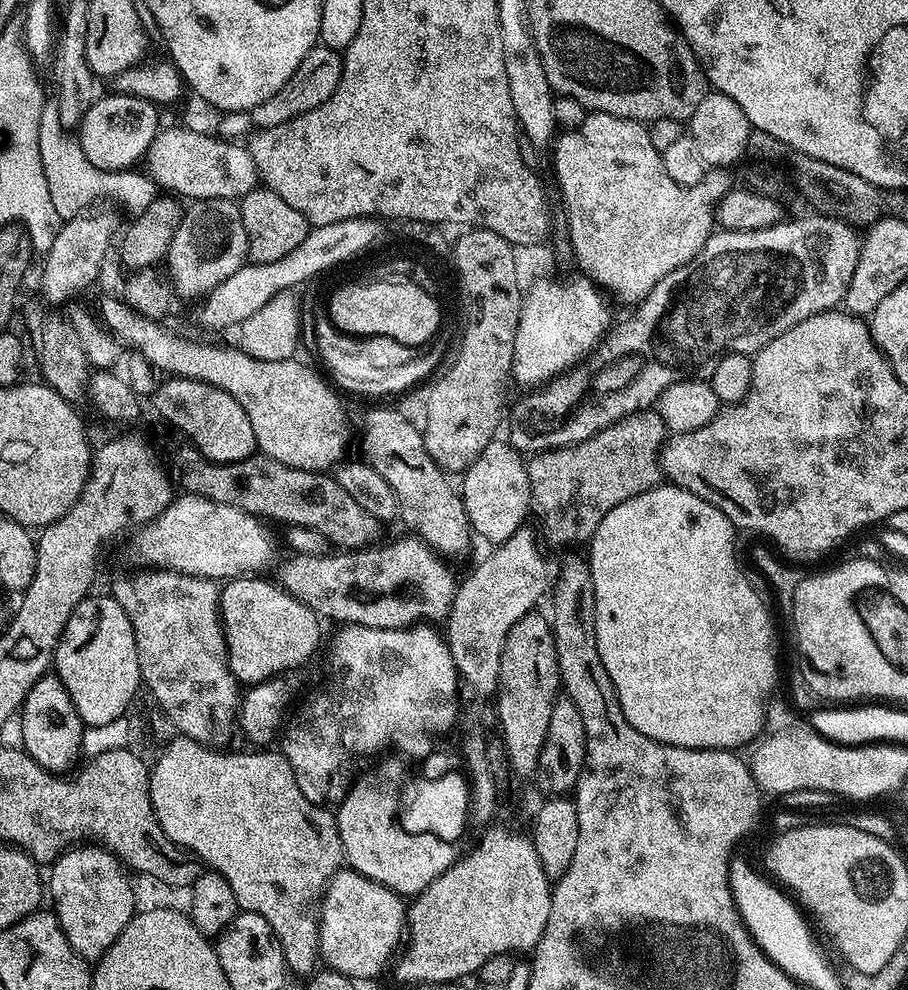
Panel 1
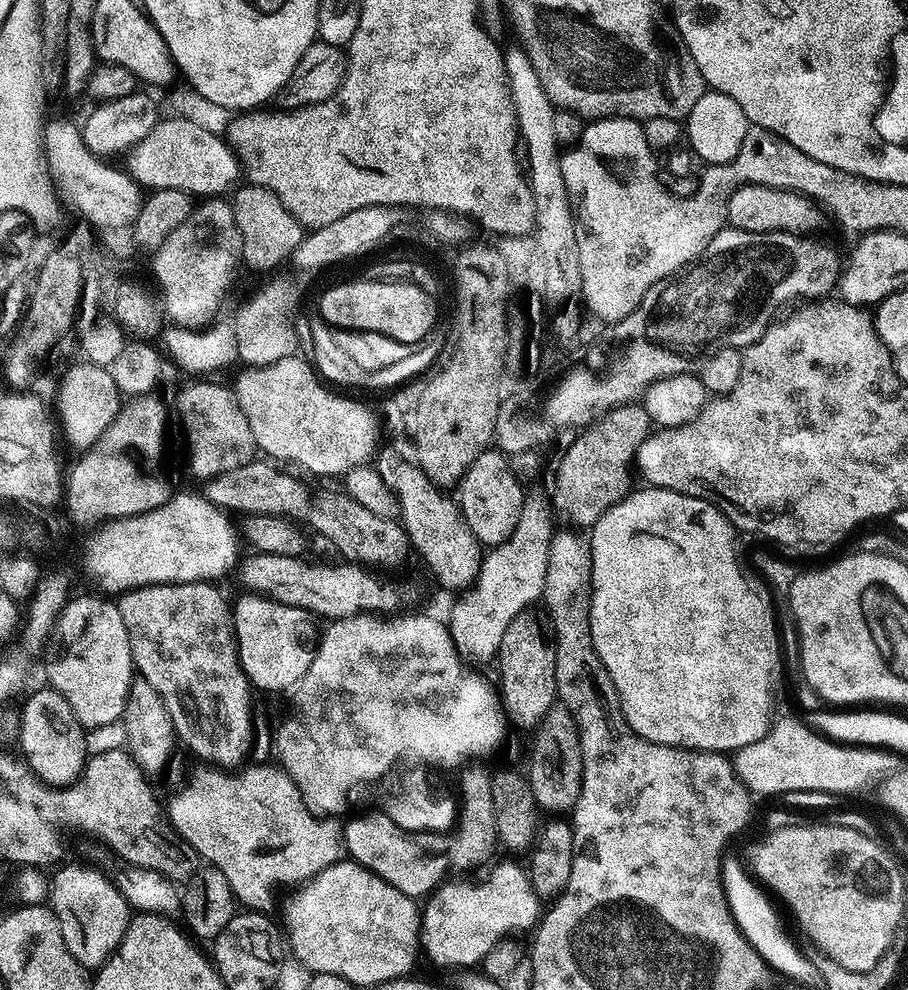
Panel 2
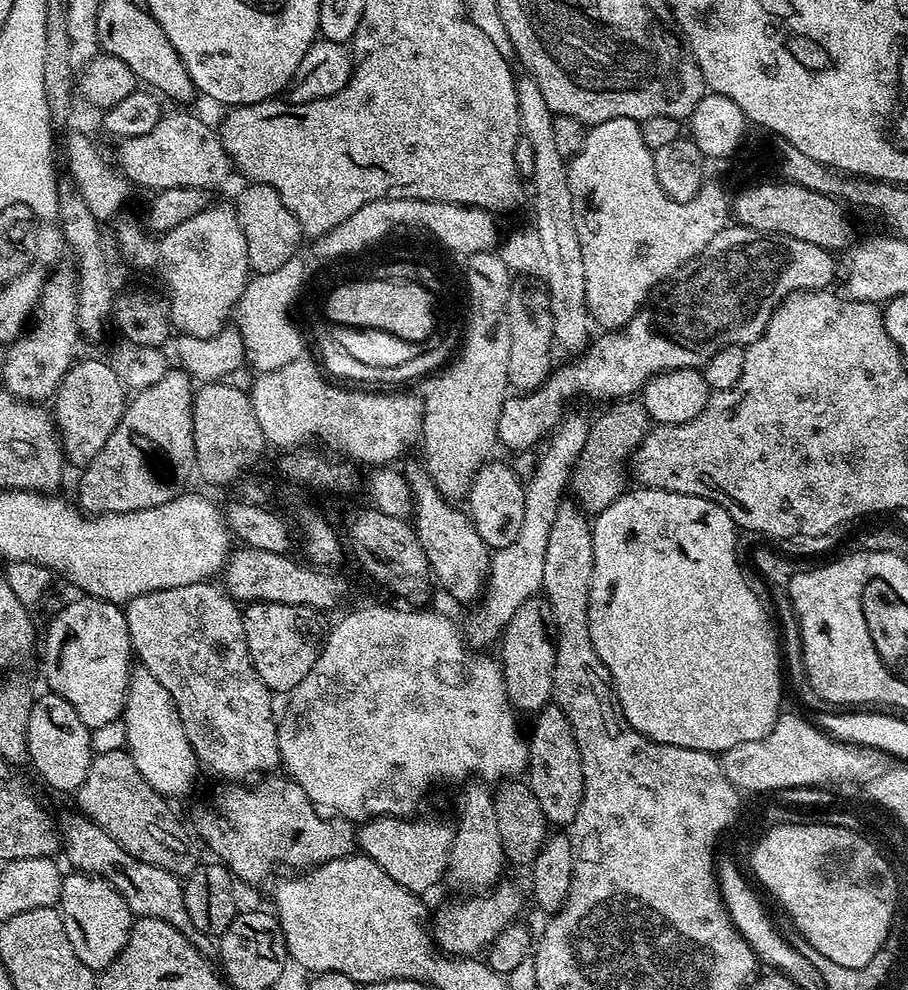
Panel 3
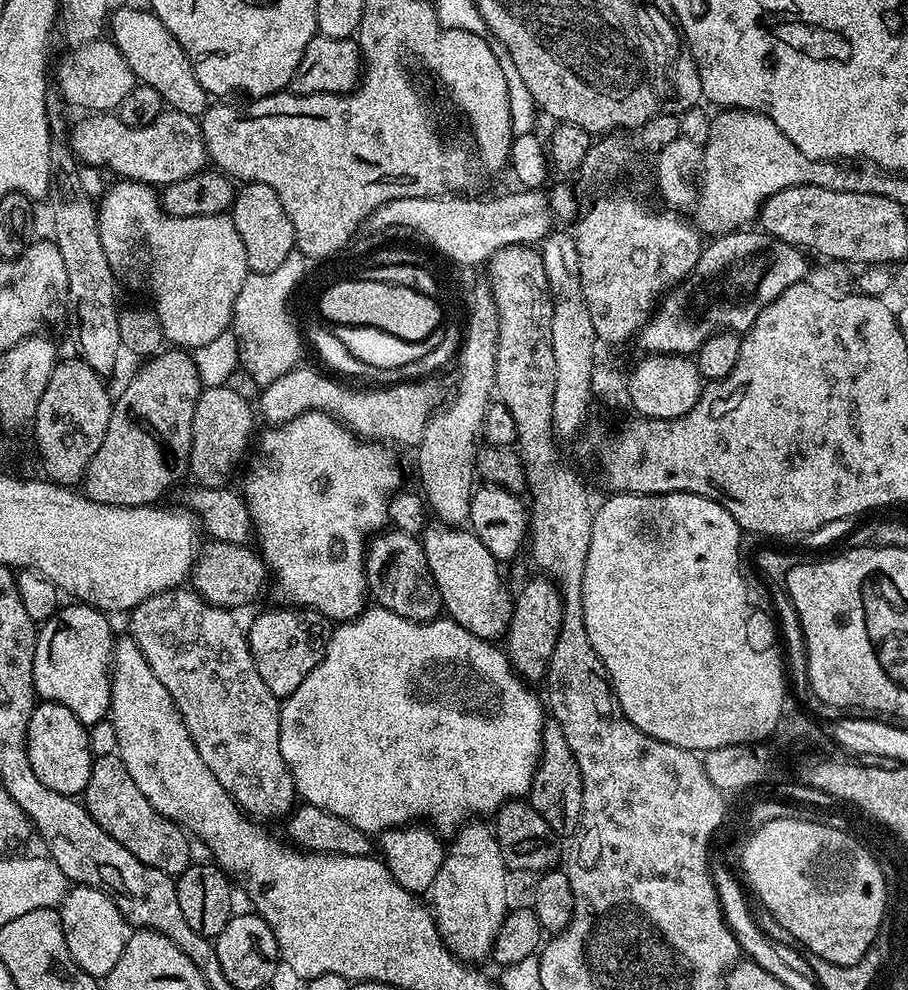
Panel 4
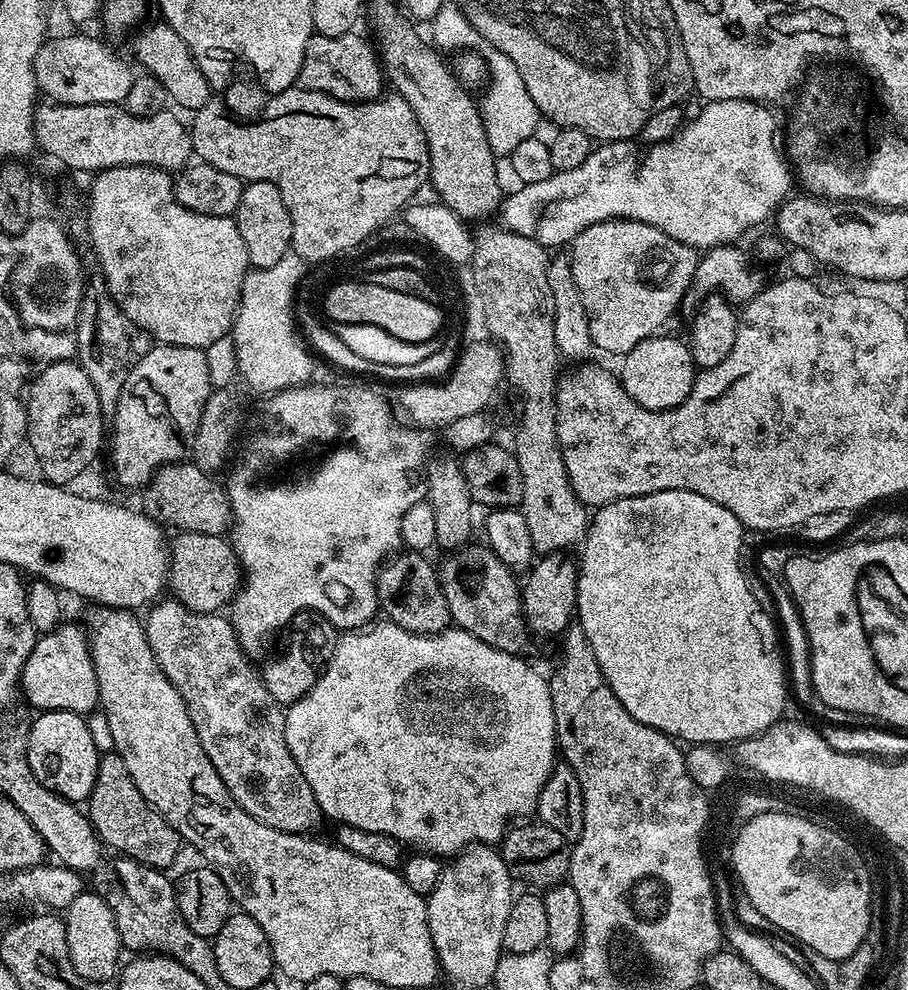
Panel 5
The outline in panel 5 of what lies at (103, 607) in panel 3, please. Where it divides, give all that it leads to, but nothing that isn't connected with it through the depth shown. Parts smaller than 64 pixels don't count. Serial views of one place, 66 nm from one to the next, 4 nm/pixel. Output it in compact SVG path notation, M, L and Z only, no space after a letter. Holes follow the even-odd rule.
M61 622L52 632L39 637L26 658L20 675L23 699L40 712L78 712L91 714L100 702L100 687L94 672L92 651L88 648L88 633L79 623Z

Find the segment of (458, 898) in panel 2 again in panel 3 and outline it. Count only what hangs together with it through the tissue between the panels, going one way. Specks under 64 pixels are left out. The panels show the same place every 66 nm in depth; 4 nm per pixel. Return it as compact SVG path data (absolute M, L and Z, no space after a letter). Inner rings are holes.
M497 883L490 894L472 894L469 900L452 900L444 904L430 920L430 935L441 953L457 958L472 958L483 953L507 924L513 923L523 906L520 892L512 884Z

